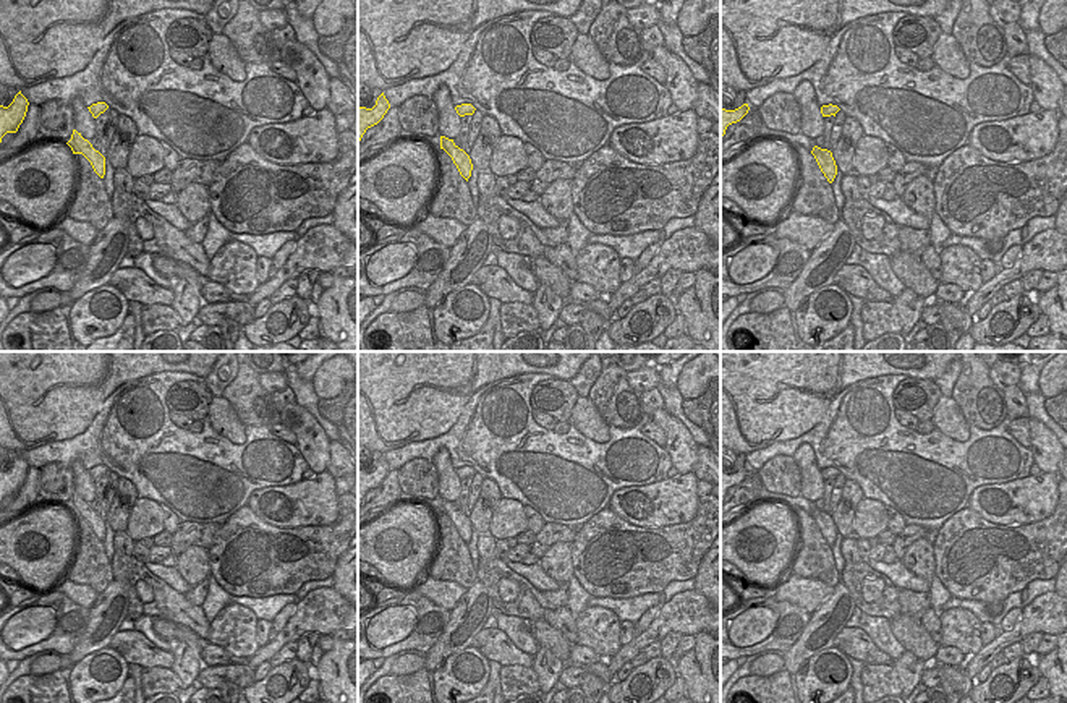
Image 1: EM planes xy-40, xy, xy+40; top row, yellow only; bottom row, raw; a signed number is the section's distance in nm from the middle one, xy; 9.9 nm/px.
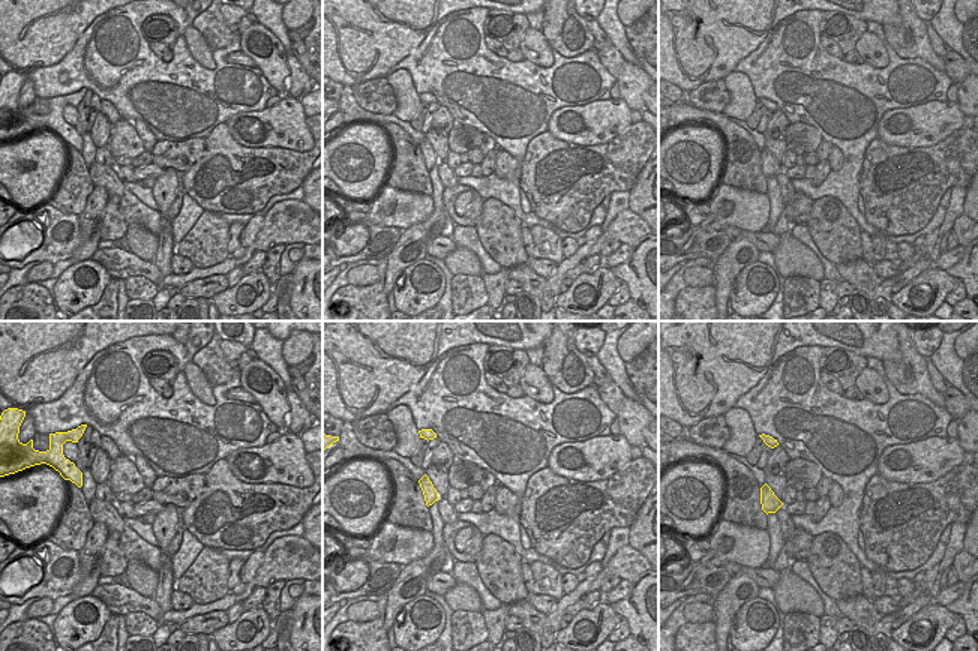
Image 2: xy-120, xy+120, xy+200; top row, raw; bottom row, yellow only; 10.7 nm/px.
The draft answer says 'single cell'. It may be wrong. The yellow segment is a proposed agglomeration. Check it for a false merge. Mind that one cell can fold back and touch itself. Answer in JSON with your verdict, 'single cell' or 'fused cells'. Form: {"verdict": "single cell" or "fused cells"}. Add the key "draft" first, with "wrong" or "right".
{"draft": "wrong", "verdict": "fused cells"}

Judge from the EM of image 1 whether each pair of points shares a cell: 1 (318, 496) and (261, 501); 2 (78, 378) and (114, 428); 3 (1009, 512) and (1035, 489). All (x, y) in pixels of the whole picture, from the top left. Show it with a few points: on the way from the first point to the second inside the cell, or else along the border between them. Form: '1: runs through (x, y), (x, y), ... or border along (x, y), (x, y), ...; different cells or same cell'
1: runs through (303, 496), (287, 496), (282, 501), (276, 501); same cell
2: border along (128, 383), (117, 387), (93, 421), (75, 436); different cells
3: runs through (1015, 509), (1030, 496); same cell

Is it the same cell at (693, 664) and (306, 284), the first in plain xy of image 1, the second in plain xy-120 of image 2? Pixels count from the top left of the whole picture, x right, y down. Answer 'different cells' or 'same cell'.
same cell

